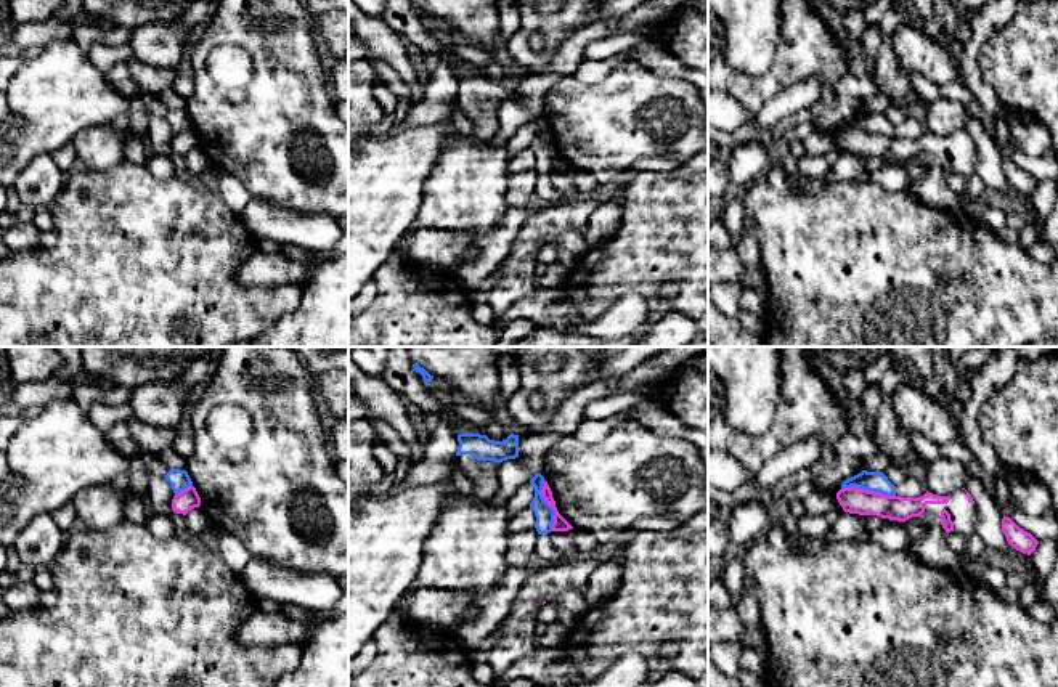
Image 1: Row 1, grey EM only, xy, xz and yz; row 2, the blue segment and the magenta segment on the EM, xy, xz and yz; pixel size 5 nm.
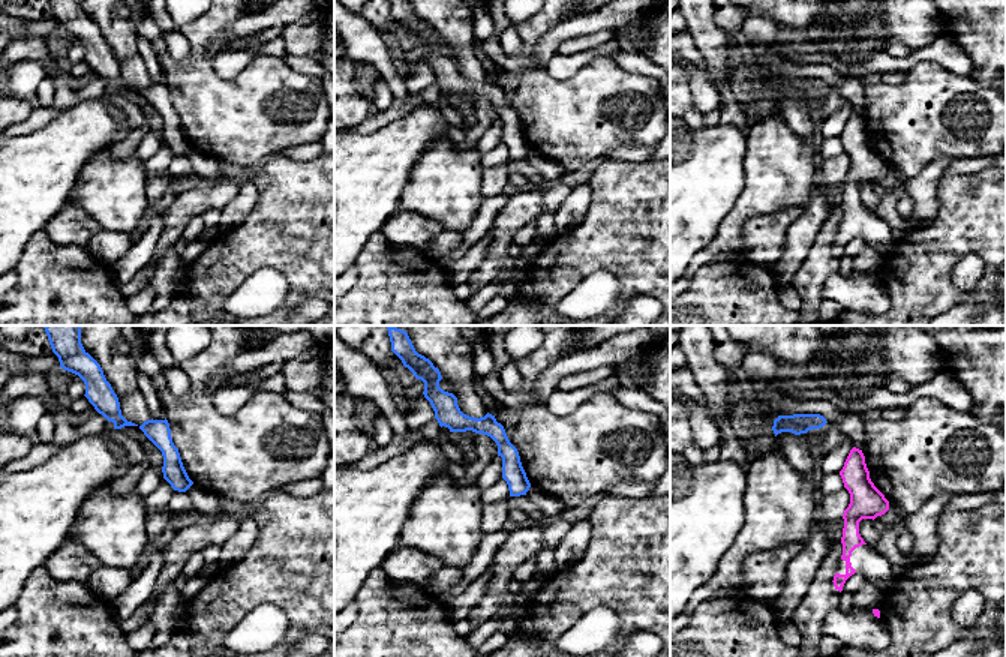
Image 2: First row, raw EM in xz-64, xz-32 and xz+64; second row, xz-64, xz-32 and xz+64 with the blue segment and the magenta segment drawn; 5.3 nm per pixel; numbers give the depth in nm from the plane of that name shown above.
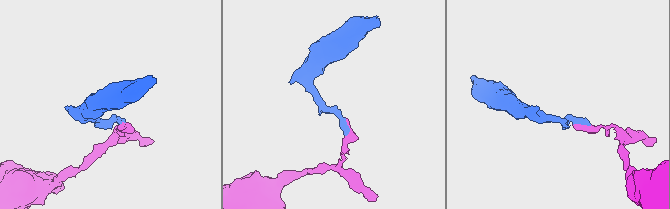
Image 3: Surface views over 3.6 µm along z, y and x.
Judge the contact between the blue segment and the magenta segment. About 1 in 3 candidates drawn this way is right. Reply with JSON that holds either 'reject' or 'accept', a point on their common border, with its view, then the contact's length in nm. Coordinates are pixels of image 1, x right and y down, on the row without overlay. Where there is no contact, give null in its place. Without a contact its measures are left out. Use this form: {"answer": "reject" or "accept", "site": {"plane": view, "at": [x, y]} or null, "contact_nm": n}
{"answer": "reject", "site": {"plane": "yz", "at": [869, 130]}, "contact_nm": 280}

